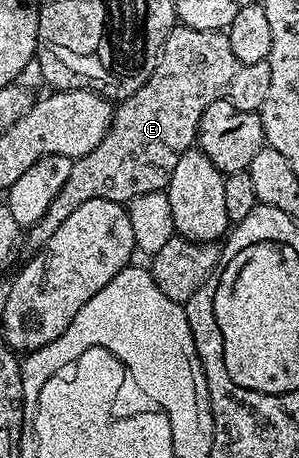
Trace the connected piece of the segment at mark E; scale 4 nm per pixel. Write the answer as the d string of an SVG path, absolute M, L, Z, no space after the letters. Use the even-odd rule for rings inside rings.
M177 24L169 32L165 40L163 50L159 54L157 68L151 73L151 78L133 92L133 96L122 99L114 107L111 116L111 126L107 129L106 136L95 148L85 156L74 159L71 163L71 175L69 180L57 192L53 204L39 220L26 231L25 242L31 252L43 249L49 236L61 228L61 224L74 210L81 208L85 200L97 200L104 198L110 202L130 204L134 198L149 192L158 190L166 191L169 180L173 176L173 168L177 168L177 160L185 151L192 149L197 142L199 121L209 108L217 100L227 100L242 110L258 110L265 104L265 96L269 93L269 64L258 62L257 64L245 64L233 56L233 48L229 48L229 40L226 33L218 30L198 30L188 26Z

